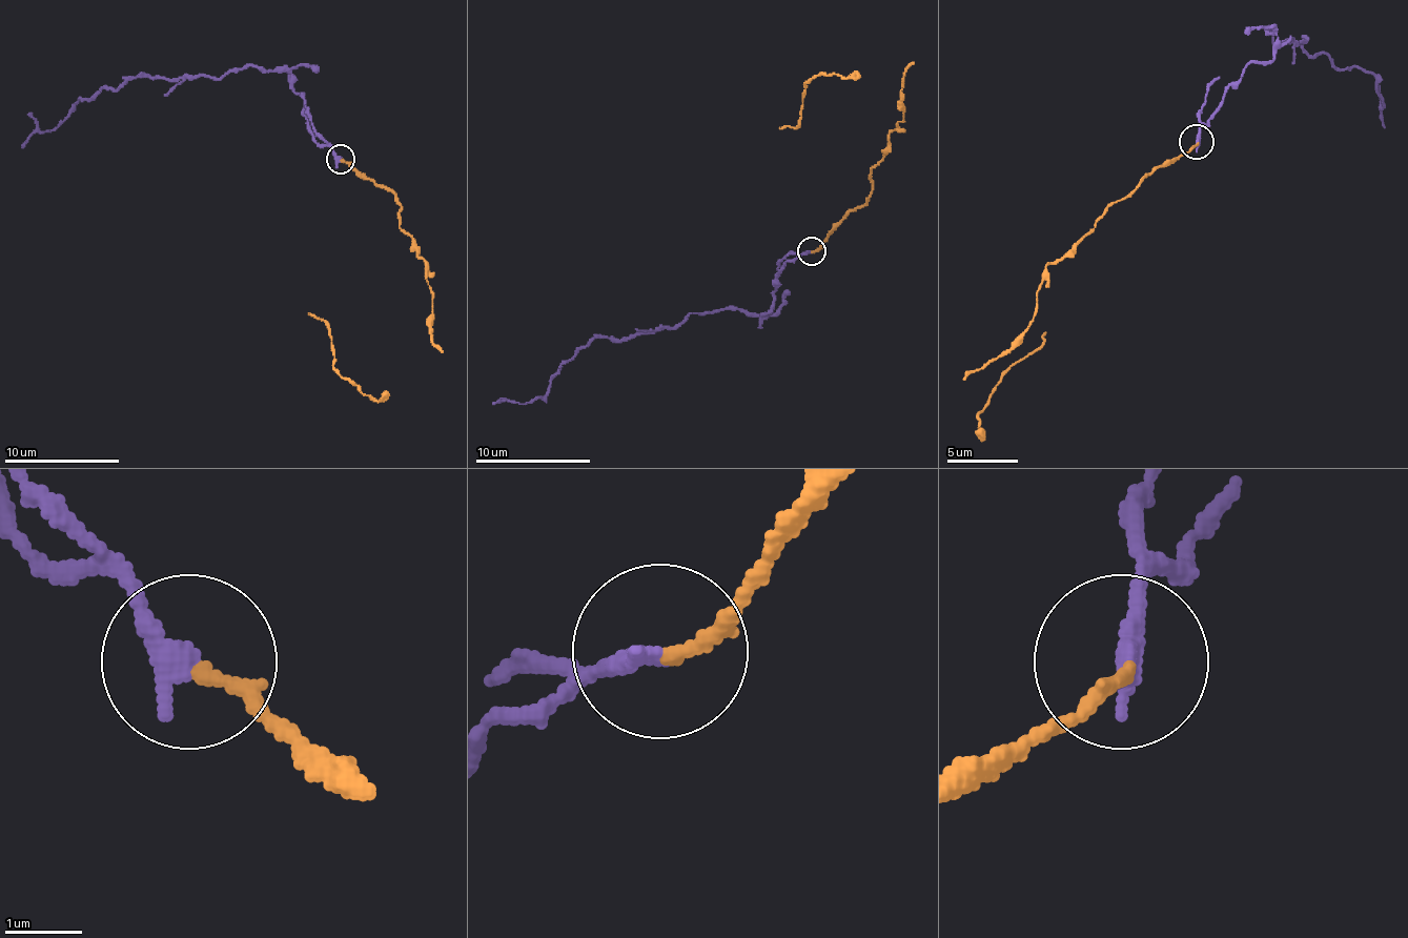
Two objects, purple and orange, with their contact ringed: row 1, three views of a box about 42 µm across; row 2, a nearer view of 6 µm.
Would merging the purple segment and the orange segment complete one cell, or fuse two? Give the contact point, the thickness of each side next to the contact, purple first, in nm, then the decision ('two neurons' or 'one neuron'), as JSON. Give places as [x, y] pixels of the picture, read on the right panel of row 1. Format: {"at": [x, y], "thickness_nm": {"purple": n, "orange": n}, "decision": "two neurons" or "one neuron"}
{"at": [1197, 142], "thickness_nm": {"purple": 300, "orange": 170}, "decision": "two neurons"}

